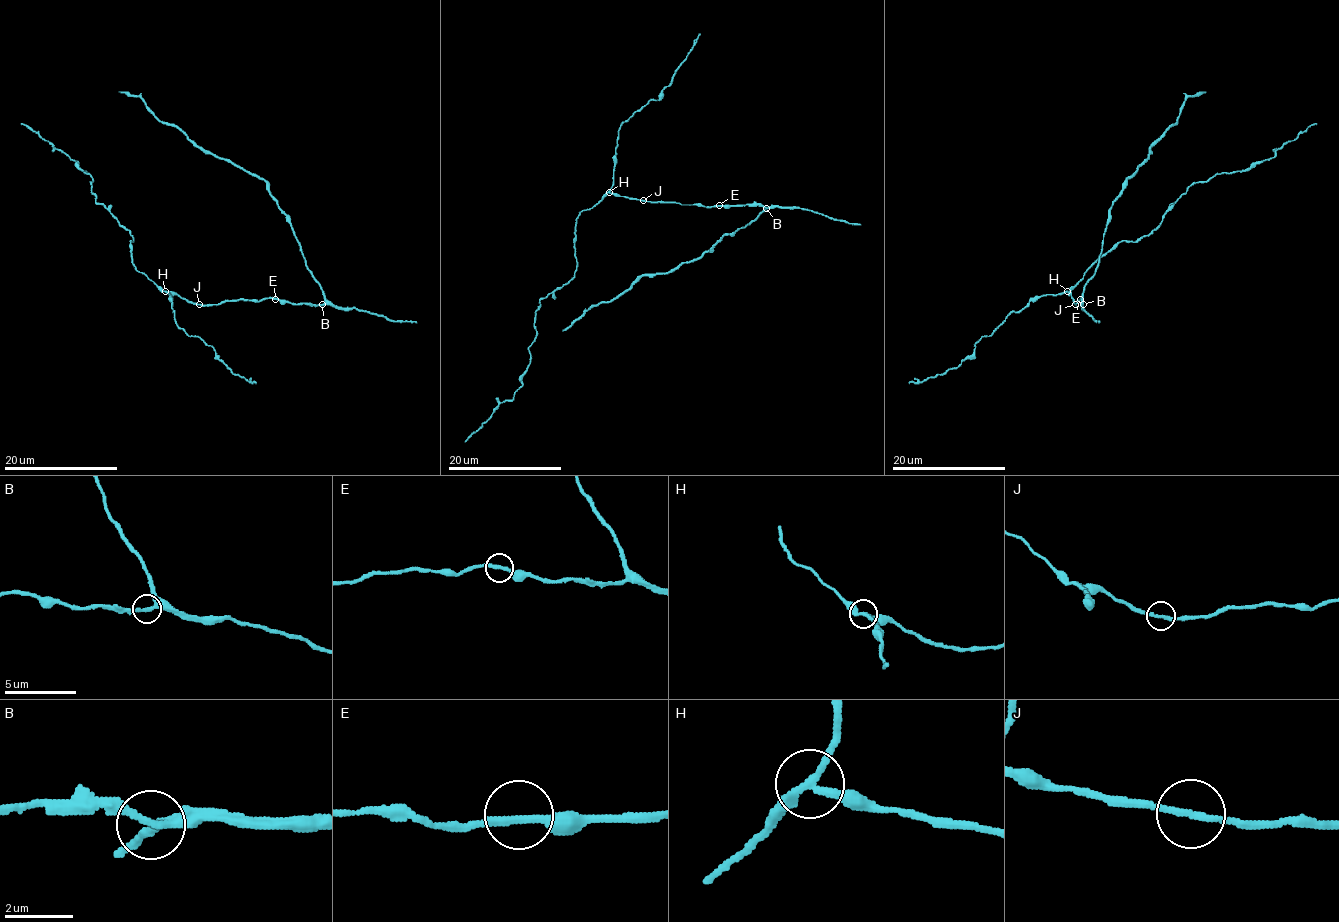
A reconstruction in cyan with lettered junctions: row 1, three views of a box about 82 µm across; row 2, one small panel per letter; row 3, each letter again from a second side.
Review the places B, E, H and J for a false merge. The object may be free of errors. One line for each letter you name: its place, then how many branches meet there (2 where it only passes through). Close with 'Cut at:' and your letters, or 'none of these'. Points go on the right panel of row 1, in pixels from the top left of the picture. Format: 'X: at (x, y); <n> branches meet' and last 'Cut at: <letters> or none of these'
H: at (1067, 291); 3 branches meet
Cut at: H

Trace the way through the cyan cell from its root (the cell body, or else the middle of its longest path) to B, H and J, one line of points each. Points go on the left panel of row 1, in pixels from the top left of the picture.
B: (232, 300), (279, 299), (296, 304), (322, 304)
H: (232, 300), (195, 304), (164, 291)
J: (232, 300), (198, 304)

